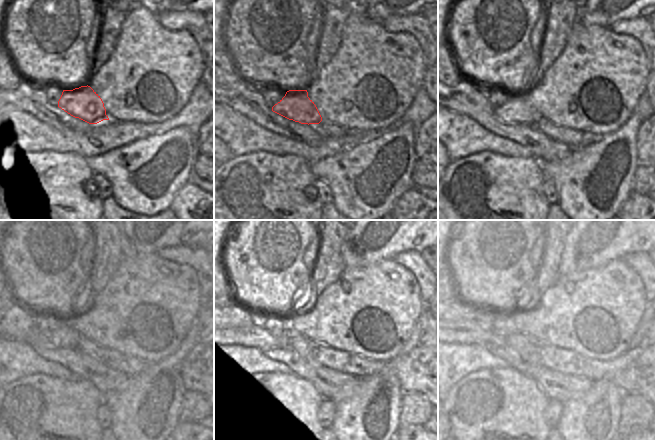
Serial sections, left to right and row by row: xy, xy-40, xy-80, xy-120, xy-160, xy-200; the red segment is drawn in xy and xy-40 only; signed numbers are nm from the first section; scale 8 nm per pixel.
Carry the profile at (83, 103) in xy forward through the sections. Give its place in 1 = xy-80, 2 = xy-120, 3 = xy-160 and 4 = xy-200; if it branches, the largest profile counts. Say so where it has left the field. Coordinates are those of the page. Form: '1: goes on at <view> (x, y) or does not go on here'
1: goes on at xy-80 (518, 109)
2: goes on at xy-120 (65, 336)
3: goes on at xy-160 (254, 334)
4: goes on at xy-200 (461, 331)

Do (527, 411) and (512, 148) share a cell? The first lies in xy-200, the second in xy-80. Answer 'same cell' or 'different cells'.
different cells

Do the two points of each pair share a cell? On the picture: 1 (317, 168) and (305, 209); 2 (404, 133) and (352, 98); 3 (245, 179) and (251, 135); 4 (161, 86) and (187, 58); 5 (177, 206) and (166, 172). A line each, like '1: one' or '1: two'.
1: two
2: two
3: two
4: one
5: two

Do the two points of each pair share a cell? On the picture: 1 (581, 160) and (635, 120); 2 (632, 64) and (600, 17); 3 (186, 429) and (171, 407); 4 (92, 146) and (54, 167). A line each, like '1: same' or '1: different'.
1: same
2: different
3: different
4: different

